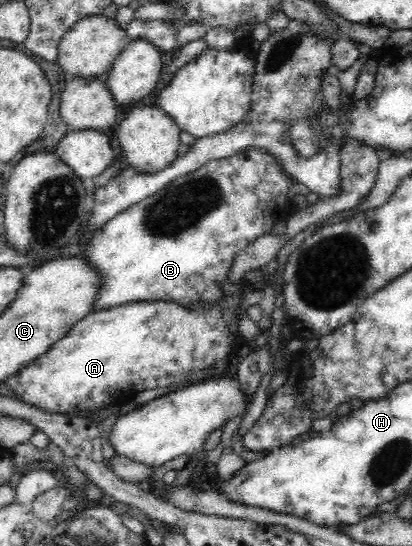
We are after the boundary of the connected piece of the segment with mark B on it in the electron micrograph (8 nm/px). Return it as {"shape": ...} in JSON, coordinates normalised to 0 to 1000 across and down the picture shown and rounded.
{"shape":[[[602,269],[578,278],[578,282],[566,282],[558,289],[512,293],[481,311],[422,328],[417,335],[388,352],[371,355],[369,361],[354,363],[350,370],[325,372],[323,377],[286,392],[282,399],[272,399],[255,408],[255,414],[226,430],[216,443],[201,451],[201,456],[187,462],[206,474],[206,484],[223,485],[245,502],[245,524],[238,526],[235,544],[226,549],[228,568],[272,566],[277,560],[308,559],[316,553],[400,551],[459,566],[485,566],[490,573],[500,573],[502,566],[522,559],[532,546],[541,542],[541,533],[529,526],[529,516],[553,515],[551,498],[561,493],[563,473],[583,458],[617,445],[629,434],[660,427],[675,405],[694,405],[723,383],[723,377],[706,370],[701,361],[704,344],[714,335],[714,330],[689,315],[689,308],[670,288],[646,280],[633,271]]]}

